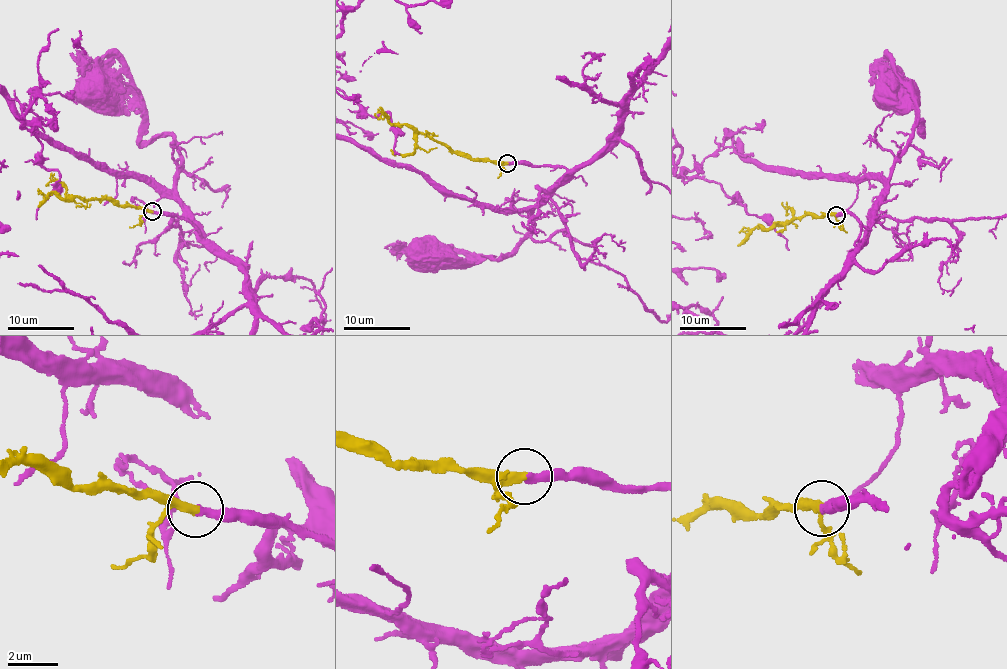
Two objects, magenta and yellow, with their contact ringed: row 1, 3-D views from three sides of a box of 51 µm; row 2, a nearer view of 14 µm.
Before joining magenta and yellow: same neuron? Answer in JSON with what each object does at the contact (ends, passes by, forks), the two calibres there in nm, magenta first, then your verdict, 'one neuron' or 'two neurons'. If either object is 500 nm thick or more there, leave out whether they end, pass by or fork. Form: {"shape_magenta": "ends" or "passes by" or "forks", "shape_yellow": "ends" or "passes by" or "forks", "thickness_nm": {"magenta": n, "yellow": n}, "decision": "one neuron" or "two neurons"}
{"shape_magenta": "ends", "shape_yellow": "ends", "thickness_nm": {"magenta": 360, "yellow": 400}, "decision": "one neuron"}

